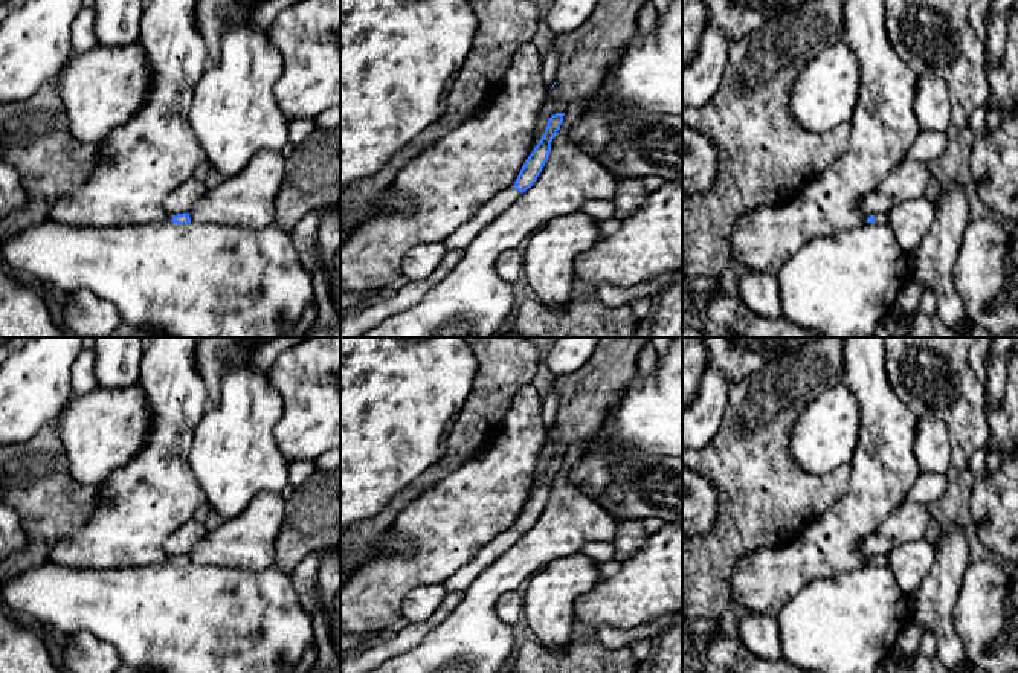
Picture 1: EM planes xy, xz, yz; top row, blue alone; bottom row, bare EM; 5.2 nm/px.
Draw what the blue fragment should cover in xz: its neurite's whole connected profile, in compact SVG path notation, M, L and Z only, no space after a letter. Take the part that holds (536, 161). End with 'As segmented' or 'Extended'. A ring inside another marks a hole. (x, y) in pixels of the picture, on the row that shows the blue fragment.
M556 113L549 118L540 142L525 160L516 182L499 191L493 198L482 204L470 220L443 241L447 250L467 247L488 223L508 209L522 192L534 185L548 160L551 142L560 130L563 116L565 113Z. Extended

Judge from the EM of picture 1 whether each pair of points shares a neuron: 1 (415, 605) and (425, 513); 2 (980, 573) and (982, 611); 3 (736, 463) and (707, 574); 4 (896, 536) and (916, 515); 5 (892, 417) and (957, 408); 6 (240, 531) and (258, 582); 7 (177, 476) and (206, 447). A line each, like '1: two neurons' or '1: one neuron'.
1: two neurons
2: one neuron
3: one neuron
4: one neuron
5: two neurons
6: two neurons
7: two neurons

